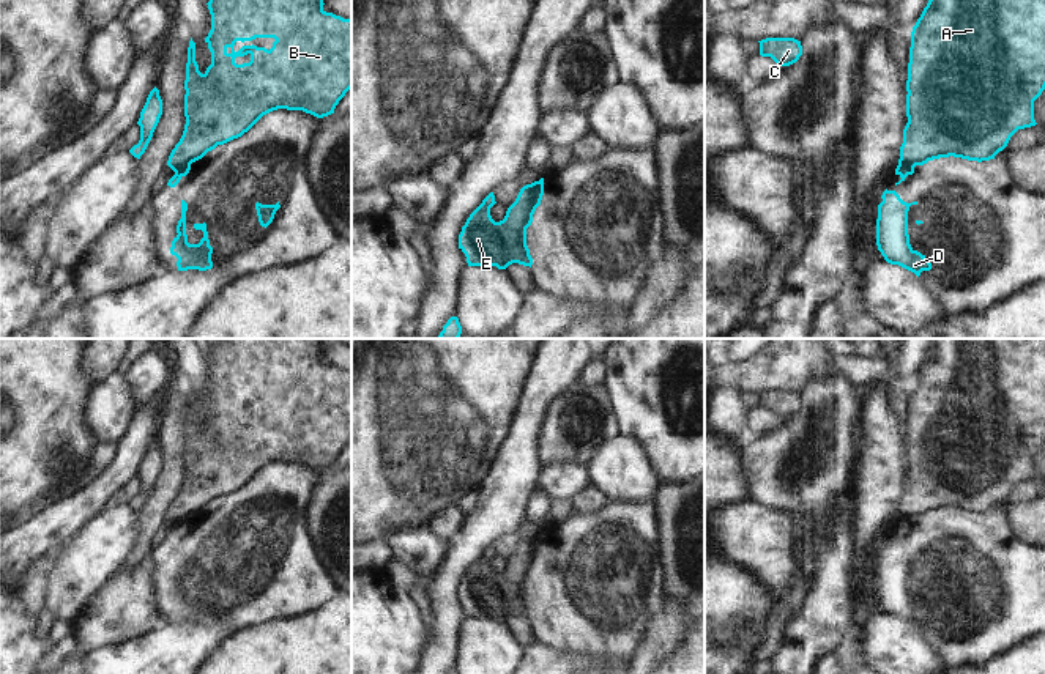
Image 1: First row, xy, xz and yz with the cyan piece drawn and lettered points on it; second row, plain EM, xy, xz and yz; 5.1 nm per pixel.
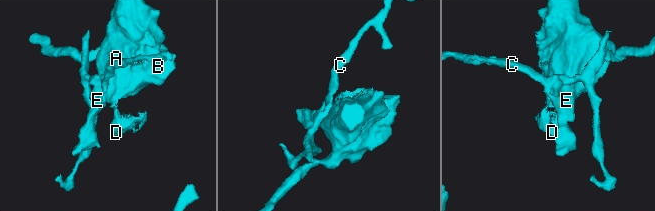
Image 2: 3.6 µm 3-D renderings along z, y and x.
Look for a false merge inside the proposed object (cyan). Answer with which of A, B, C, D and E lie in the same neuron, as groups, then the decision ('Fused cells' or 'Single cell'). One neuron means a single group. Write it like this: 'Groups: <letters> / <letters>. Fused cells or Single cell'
Groups: A B C E / D. Fused cells.

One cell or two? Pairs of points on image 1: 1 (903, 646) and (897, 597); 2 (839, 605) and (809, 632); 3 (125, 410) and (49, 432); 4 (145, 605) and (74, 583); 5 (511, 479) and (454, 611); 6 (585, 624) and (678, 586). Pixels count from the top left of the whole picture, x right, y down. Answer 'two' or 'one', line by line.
1: two
2: one
3: two
4: two
5: one
6: two

